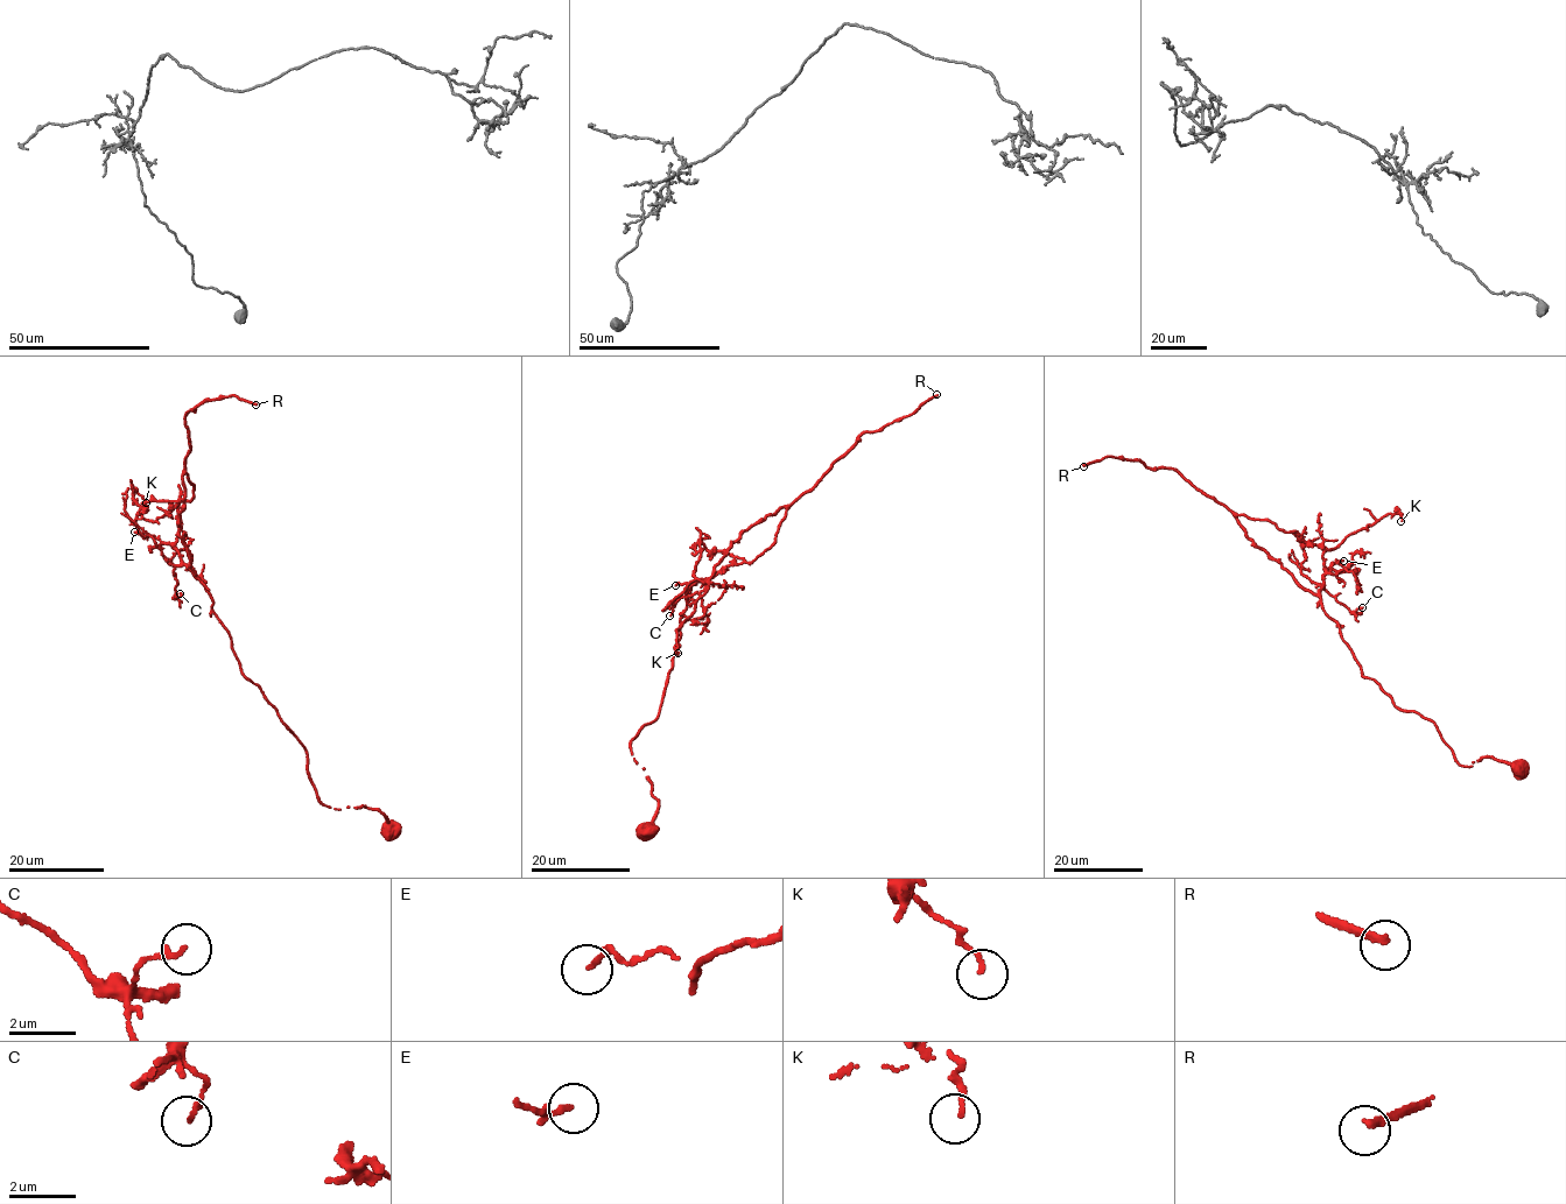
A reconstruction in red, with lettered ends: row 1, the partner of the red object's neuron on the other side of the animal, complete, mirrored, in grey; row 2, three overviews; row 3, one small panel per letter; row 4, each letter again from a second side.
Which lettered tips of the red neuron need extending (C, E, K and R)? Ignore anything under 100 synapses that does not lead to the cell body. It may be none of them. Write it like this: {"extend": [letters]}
{"extend": ["R"]}

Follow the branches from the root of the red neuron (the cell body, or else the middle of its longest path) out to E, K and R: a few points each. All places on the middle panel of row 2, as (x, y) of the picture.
E: (648, 833), (658, 802), (630, 745), (658, 717), (678, 647), (676, 629), (692, 617), (709, 583), (675, 585)
K: (648, 833), (630, 745), (676, 629), (784, 507), (774, 544), (694, 582), (678, 653)
R: (648, 833), (658, 802), (630, 745), (658, 717), (676, 629), (715, 567), (862, 434), (936, 394)

